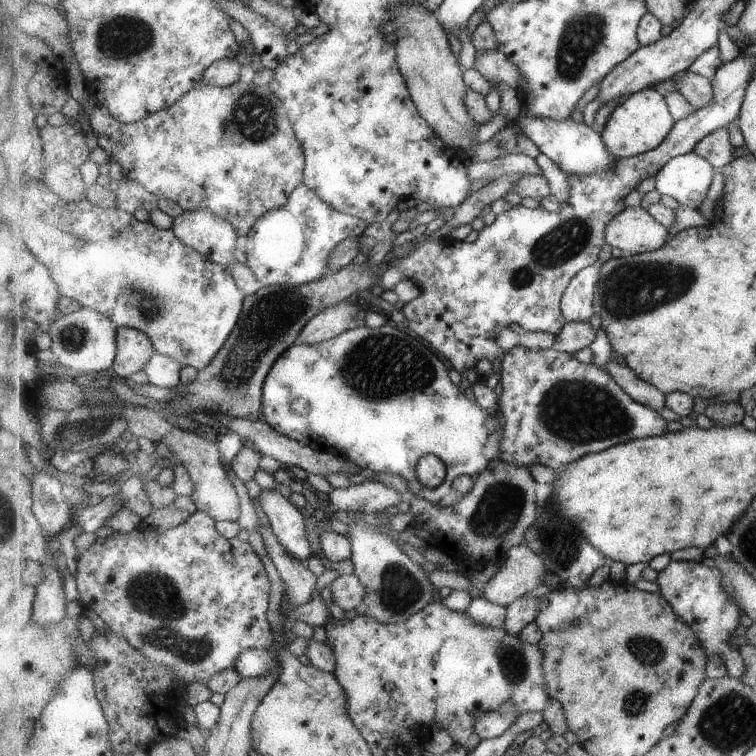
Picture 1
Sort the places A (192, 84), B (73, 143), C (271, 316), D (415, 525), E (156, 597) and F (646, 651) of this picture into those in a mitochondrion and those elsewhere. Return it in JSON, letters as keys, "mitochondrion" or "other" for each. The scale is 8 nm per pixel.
{"A":"other","B":"other","C":"mitochondrion","D":"other","E":"mitochondrion","F":"mitochondrion"}

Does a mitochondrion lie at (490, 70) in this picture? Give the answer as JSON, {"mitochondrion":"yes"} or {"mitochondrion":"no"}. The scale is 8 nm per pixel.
{"mitochondrion":"no"}

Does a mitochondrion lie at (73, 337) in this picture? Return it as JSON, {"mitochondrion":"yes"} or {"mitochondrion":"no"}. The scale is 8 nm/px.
{"mitochondrion":"yes"}

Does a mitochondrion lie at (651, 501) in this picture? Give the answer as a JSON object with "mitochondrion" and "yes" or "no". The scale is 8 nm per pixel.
{"mitochondrion":"no"}

